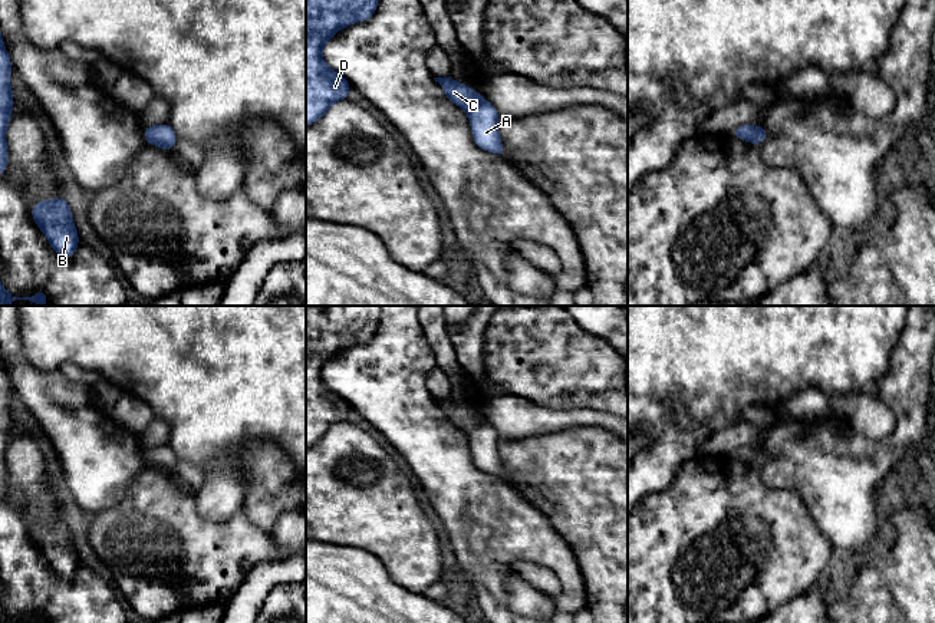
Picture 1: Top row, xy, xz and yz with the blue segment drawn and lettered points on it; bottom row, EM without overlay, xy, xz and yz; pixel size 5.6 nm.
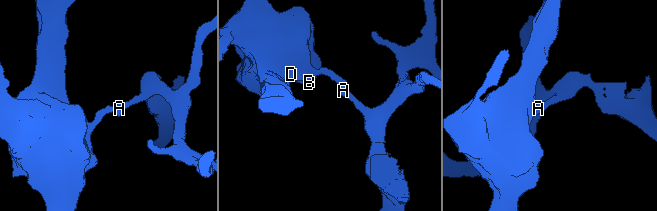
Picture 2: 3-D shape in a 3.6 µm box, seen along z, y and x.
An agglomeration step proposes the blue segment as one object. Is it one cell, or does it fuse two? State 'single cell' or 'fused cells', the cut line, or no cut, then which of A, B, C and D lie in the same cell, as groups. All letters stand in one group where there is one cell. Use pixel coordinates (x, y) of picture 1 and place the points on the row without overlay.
fused cells; cut in xz along (483, 421), (467, 432); A / B C D

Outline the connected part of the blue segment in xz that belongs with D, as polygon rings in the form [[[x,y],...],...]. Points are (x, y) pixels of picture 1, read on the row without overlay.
[[[306,306],[306,446],[352,411],[323,383],[325,365],[345,347],[371,340],[379,317],[381,306]]]

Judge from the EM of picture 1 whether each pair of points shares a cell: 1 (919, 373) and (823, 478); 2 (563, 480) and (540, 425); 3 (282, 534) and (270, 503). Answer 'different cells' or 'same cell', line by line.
1: same cell
2: different cells
3: different cells

